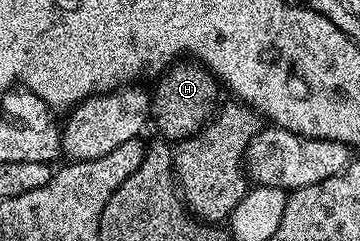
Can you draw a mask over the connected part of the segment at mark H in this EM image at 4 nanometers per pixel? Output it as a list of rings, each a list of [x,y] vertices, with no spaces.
[[[182,59],[169,66],[157,81],[158,86],[152,89],[150,99],[150,121],[163,133],[159,134],[167,142],[177,143],[185,137],[196,135],[214,116],[219,104],[220,82],[206,66],[193,59]]]

